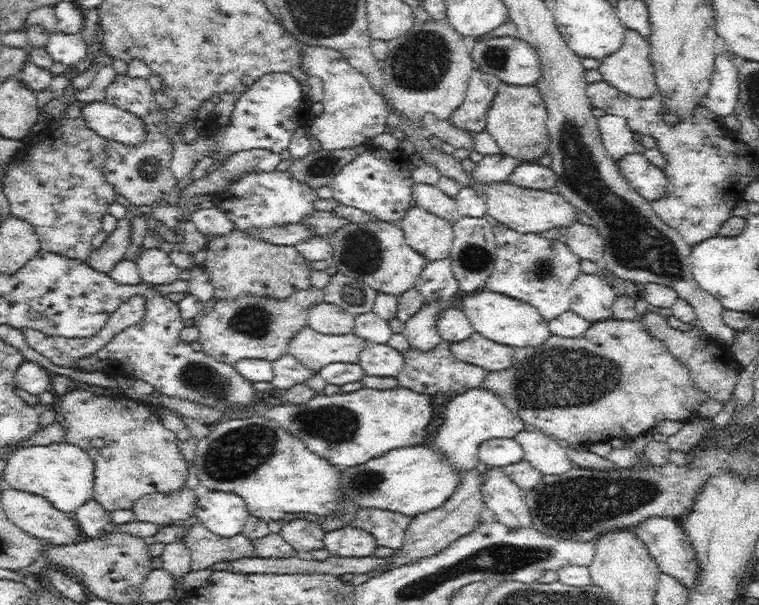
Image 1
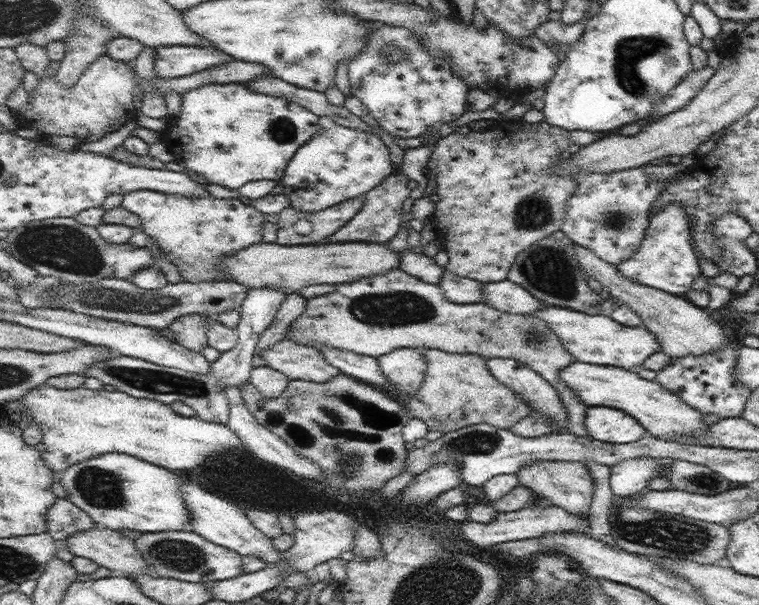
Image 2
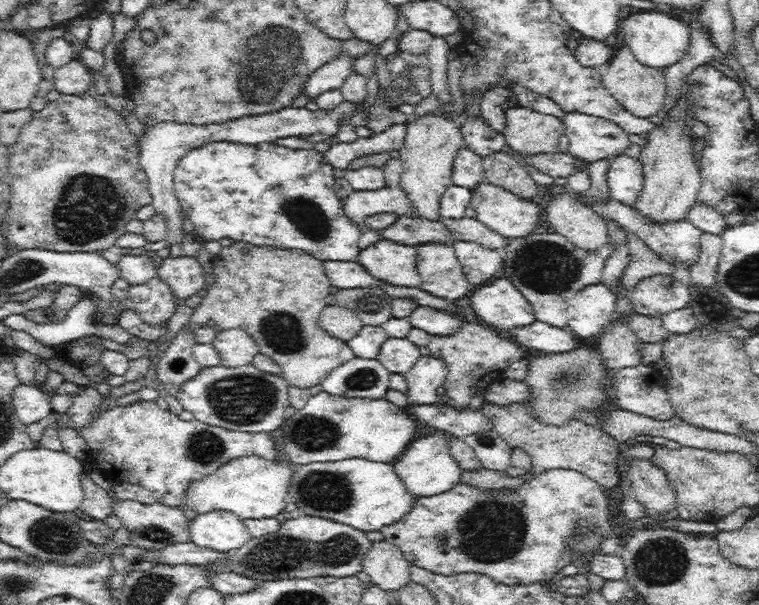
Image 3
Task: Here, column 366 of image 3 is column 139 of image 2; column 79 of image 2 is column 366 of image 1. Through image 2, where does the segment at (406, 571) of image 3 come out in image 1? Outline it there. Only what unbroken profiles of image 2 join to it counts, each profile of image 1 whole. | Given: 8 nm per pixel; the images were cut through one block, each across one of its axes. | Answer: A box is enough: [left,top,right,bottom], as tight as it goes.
[324,528,378,558]

